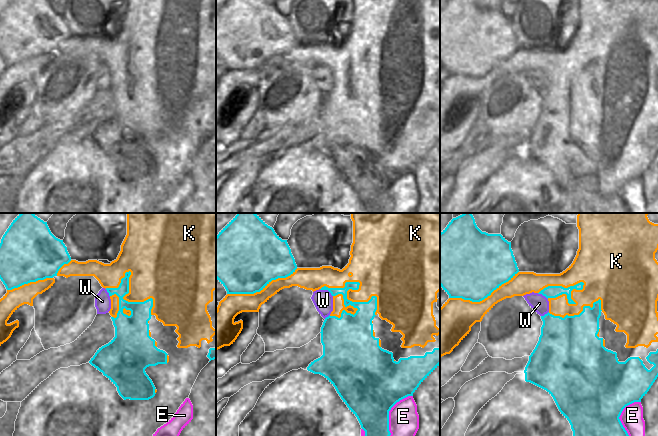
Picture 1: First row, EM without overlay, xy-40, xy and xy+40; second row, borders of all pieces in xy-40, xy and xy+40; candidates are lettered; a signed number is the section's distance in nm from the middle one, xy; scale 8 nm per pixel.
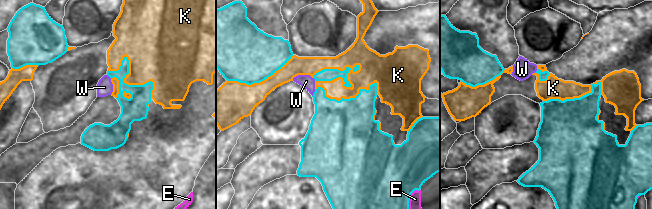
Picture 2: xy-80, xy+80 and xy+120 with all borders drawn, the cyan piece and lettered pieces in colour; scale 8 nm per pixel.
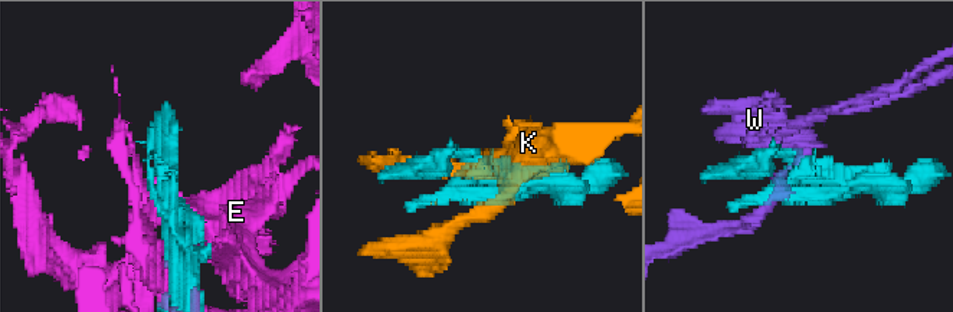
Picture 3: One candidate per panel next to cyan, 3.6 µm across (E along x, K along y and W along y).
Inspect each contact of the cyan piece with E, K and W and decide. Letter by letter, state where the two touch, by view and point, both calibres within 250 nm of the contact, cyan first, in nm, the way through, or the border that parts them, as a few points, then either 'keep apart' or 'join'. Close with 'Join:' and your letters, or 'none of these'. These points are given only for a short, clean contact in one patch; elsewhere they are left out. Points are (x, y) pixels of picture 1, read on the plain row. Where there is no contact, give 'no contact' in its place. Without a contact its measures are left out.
E: meets cyan in xy at (388, 188); 480 nm thick on the cyan side, 240 nm on the other; keep apart
K: meets cyan in xy at (348, 65); 150 nm thick on the cyan side, 320 nm on the other; join
W: meets cyan in xy at (326, 65); 70 nm thick on the cyan side, 160 nm on the other; keep apart
Join: K

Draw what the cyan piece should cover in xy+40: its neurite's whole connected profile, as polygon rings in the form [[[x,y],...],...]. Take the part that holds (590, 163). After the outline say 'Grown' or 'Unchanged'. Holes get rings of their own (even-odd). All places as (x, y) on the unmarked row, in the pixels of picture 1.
[[[448,0],[440,9],[440,62],[449,71],[449,75],[440,84],[440,134],[450,130],[453,125],[469,110],[471,103],[476,98],[481,98],[483,93],[500,77],[514,72],[524,72],[532,68],[542,70],[549,77],[549,88],[541,92],[543,101],[539,117],[529,132],[525,143],[525,157],[530,158],[546,166],[554,175],[561,190],[569,197],[573,207],[573,213],[629,213],[619,193],[623,185],[634,179],[641,178],[658,153],[658,125],[650,128],[647,137],[654,142],[648,146],[640,133],[630,133],[625,138],[620,138],[617,129],[605,124],[605,116],[599,113],[599,94],[603,88],[606,96],[617,101],[616,108],[624,108],[627,111],[626,124],[644,122],[648,124],[652,118],[658,118],[658,38],[655,29],[658,26],[658,0],[577,0],[579,5],[579,25],[573,39],[560,50],[536,50],[534,48],[520,48],[511,18],[508,18],[501,10],[488,10],[482,8],[476,0]]]. Grown

